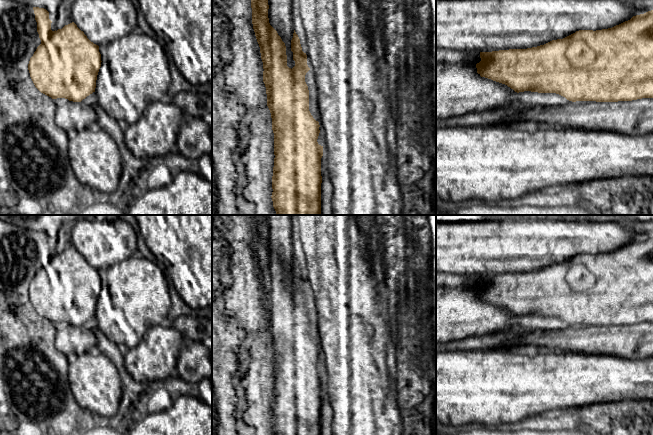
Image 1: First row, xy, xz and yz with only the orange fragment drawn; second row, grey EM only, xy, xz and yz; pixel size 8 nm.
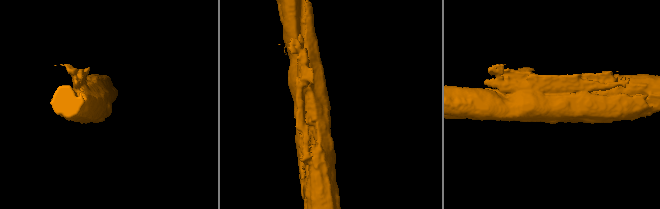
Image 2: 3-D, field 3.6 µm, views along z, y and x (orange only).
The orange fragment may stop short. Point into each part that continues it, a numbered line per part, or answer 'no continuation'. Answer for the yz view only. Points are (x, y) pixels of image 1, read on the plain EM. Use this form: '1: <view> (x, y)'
no continuation

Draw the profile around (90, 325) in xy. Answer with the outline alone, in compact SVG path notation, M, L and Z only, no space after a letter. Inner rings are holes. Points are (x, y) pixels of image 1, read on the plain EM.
M93 316L89 320L87 320L85 323L83 323L80 326L80 328L91 333L93 335L93 337L96 339L94 331L96 328L98 328L97 318L95 316Z

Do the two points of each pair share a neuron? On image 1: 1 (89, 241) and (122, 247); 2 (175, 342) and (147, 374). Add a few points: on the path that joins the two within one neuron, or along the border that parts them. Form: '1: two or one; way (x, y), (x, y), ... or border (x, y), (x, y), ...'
1: one; way (97, 241), (100, 243), (114, 243)
2: one; way (167, 350), (151, 366)

